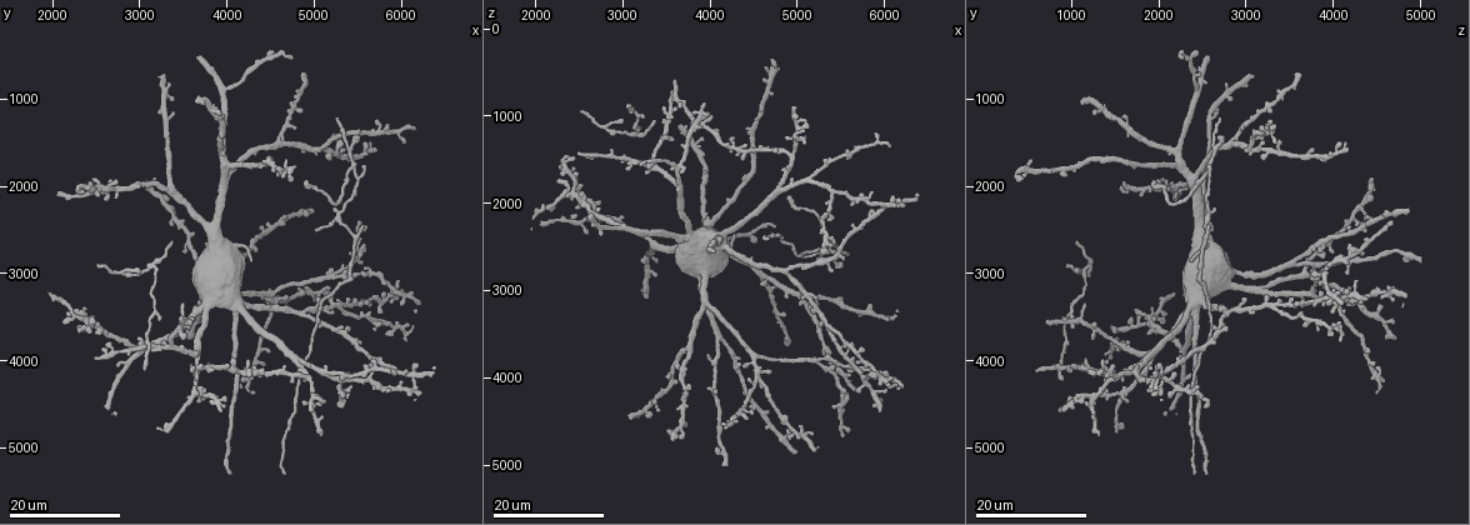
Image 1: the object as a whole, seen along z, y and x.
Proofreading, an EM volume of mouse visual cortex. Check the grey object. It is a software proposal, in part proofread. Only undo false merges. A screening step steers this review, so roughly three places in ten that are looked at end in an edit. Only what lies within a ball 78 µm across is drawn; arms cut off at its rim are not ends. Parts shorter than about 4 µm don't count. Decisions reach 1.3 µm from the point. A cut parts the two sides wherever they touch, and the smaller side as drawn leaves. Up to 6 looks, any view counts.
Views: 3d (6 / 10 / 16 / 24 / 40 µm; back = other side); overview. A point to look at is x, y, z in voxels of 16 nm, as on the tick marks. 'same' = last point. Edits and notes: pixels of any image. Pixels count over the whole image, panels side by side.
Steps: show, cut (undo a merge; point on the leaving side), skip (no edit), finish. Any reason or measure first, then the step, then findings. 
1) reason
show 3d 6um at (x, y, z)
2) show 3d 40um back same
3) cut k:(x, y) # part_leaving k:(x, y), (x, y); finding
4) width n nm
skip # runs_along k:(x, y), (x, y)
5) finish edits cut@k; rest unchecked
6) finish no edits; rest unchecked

show 3d 16um at (5300, 2300, 2600)

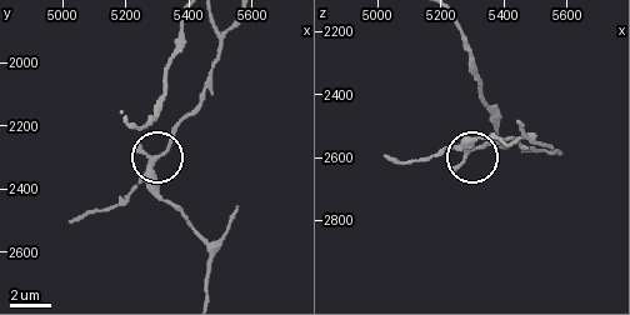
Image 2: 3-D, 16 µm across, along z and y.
show 3d 10um at (5280, 2300, 2570)

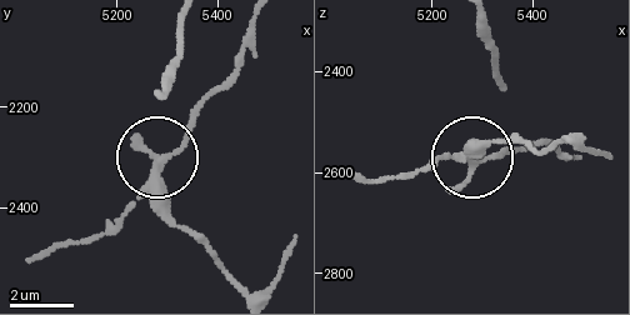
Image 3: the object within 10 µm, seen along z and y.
arms 3
cut 3:(134, 150) # two neurons meet here

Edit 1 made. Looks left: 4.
see it whole again
show overview

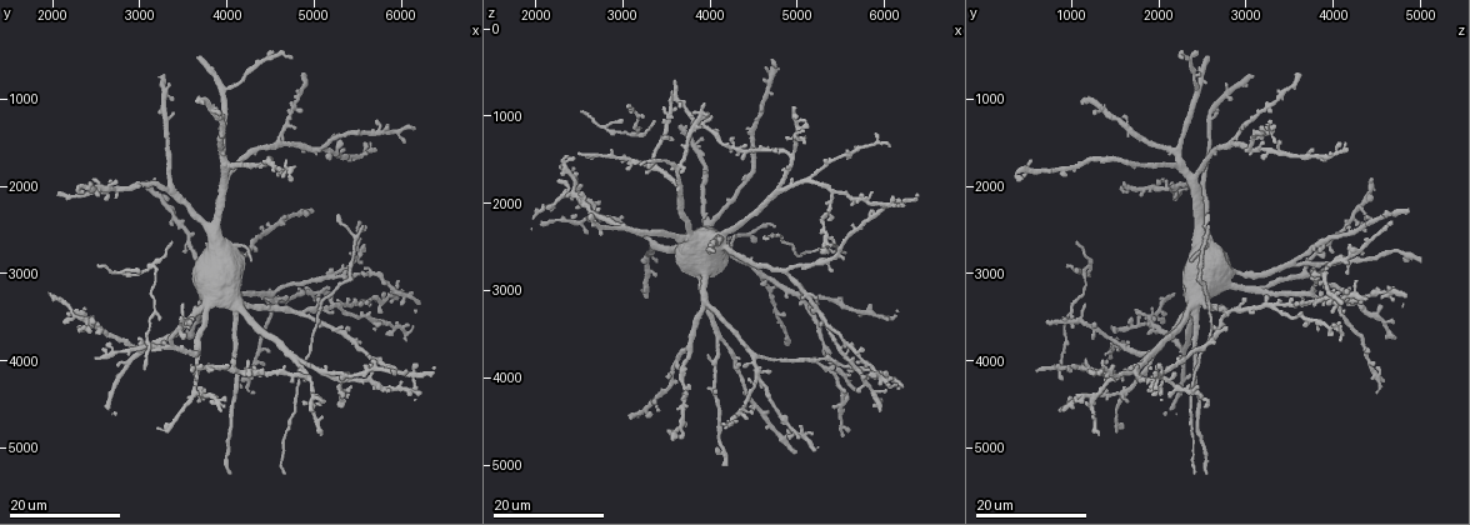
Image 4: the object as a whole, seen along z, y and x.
show 3d 24um at (3100, 2900, 1200)

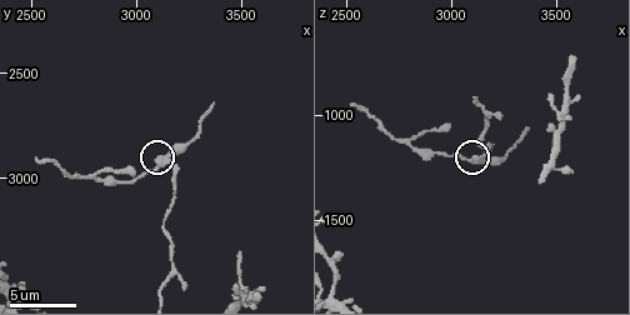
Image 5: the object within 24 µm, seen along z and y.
show 3d 10um at (3110, 2920, 1210)

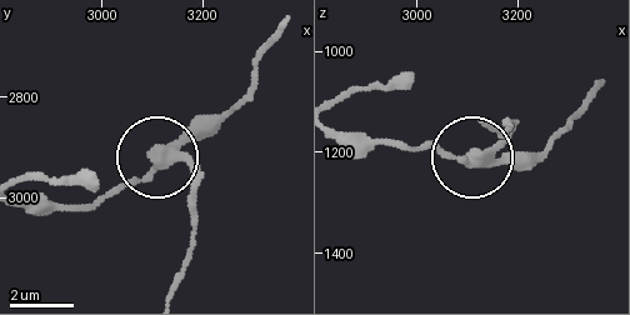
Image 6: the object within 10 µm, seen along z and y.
width 300 nm
cut 6:(211, 131) # part_leaving 6:(166, 153), (89, 204), (24, 206); a second neuron is stuck on

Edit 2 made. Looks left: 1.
finish edits cut@3, cut@6; rest unchecked

